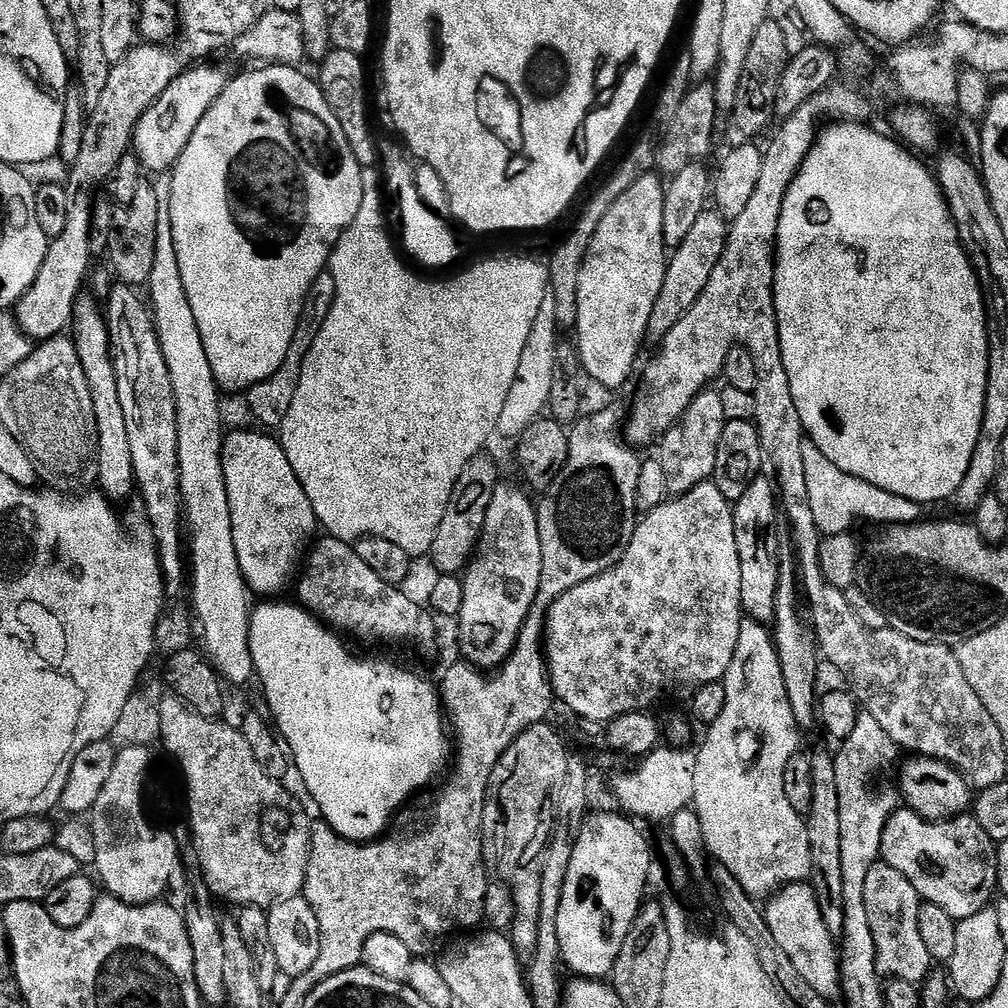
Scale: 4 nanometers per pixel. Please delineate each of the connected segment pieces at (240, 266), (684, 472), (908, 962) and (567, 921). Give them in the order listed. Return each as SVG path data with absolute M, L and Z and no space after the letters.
M269 64L253 68L256 68L253 72L233 75L229 79L218 102L214 102L214 106L206 110L206 118L198 122L194 138L186 142L186 150L182 150L176 167L170 172L170 222L174 234L174 250L178 254L178 270L182 270L182 286L186 286L186 298L190 298L190 307L194 309L198 334L202 334L202 346L206 346L206 358L210 358L210 370L214 370L216 384L224 394L247 393L258 382L274 375L278 366L286 362L286 354L290 354L290 342L294 342L294 334L298 330L306 294L310 294L314 278L318 278L318 274L329 267L332 249L350 222L354 222L362 206L364 193L362 178L365 169L361 168L358 158L354 158L354 150L350 150L350 142L346 142L346 134L342 134L342 126L338 126L338 118L334 118L334 110L330 110L319 83L313 77L311 80L310 77L303 76L299 72L301 69L296 66Z
M705 390L690 402L680 420L663 433L659 441L658 459L666 472L666 486L669 493L688 492L694 486L707 484L714 474L714 461L718 458L718 442L726 423L724 400L713 390Z
M881 858L874 866L870 866L866 877L865 897L866 915L870 918L870 931L874 934L876 965L881 977L905 980L914 985L919 985L927 980L933 971L934 961L930 950L926 950L926 945L922 943L922 933L918 930L918 910L922 901L918 890L914 890L910 878L906 878L906 874L902 874L899 870L894 870L894 866L890 866Z
M619 811L595 812L585 819L574 842L574 858L570 858L566 890L562 890L562 906L558 906L563 967L569 968L573 977L586 980L611 977L622 942L626 942L626 934L645 903L644 887L652 872L648 840L632 825L635 823Z

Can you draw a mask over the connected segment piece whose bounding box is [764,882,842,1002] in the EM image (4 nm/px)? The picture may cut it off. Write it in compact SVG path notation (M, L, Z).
M806 882L788 884L769 897L764 909L775 942L789 955L790 962L801 972L802 978L822 998L829 1002L837 1001L842 994L839 945L823 921L816 891Z

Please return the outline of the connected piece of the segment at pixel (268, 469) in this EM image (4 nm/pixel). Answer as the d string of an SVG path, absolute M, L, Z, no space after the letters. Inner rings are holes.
M240 428L237 432L229 431L222 446L222 470L226 478L226 494L230 502L230 522L234 534L234 550L238 554L238 566L244 575L244 583L260 598L272 598L275 592L291 585L297 579L298 569L313 543L318 532L318 521L314 514L314 506L310 506L310 498L306 498L306 490L302 490L302 482L298 482L298 474L294 474L294 466L290 466L290 458L286 458L286 450L275 435L264 430L251 432L248 428Z

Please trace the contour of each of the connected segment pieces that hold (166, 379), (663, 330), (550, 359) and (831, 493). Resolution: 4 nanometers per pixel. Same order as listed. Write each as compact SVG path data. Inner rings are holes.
M116 282L106 297L106 312L114 321L114 340L119 351L120 348L124 351L124 364L128 367L128 376L118 375L118 398L122 398L122 410L126 414L136 488L144 498L144 508L148 511L147 527L160 556L164 595L172 598L186 592L186 544L180 541L180 524L182 528L185 515L178 466L178 414L174 386L170 386L170 370L166 370L166 358L162 358L156 323L152 321L149 305L140 301L140 295L137 289Z
M705 210L698 214L698 222L686 234L686 242L682 246L671 249L667 257L668 268L662 278L662 290L658 290L658 302L654 302L654 314L650 314L648 336L663 341L674 326L688 313L690 306L698 302L702 290L706 290L706 282L710 282L710 274L714 274L714 266L718 266L718 258L722 258L722 250L726 250L730 224L716 210Z
M549 290L546 298L542 298L542 310L538 310L538 318L534 318L534 330L530 330L530 342L526 342L526 350L522 350L518 374L510 386L510 394L506 394L506 403L496 423L497 437L505 436L511 442L515 441L528 426L548 412L550 386L554 382L554 358L558 343L556 335L558 329L554 318L554 294Z
M806 442L802 451L810 507L814 510L814 522L824 536L852 532L859 520L891 526L911 524L921 519L922 506L918 502L910 498L898 498L898 494L890 494L890 490L878 490L878 486L862 482L862 478L854 478L846 474L846 470L838 470L838 466L834 466L834 462L830 462L830 458L826 458L826 454L822 454L822 450L818 450L816 444Z

